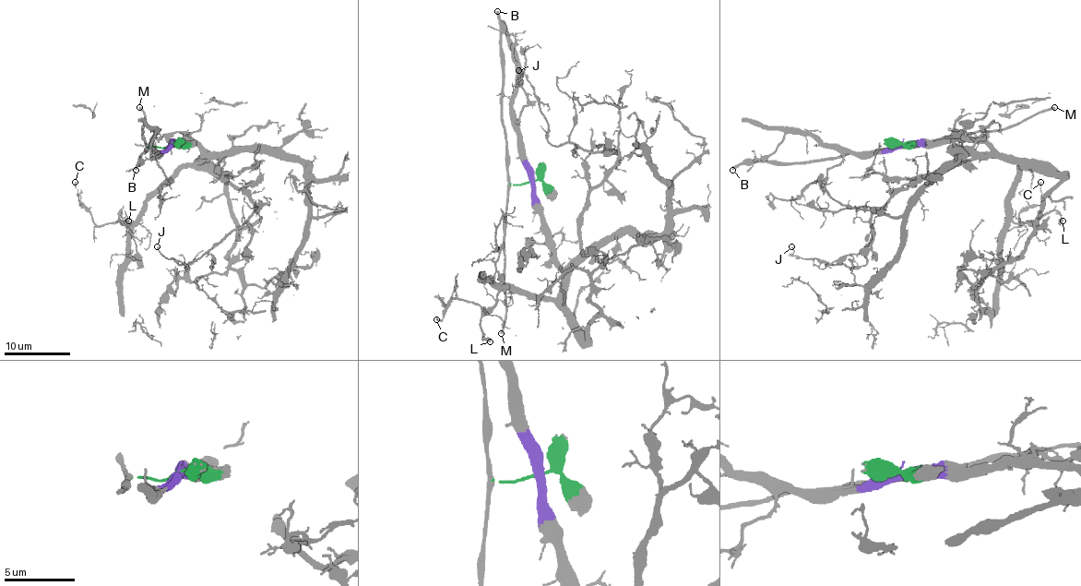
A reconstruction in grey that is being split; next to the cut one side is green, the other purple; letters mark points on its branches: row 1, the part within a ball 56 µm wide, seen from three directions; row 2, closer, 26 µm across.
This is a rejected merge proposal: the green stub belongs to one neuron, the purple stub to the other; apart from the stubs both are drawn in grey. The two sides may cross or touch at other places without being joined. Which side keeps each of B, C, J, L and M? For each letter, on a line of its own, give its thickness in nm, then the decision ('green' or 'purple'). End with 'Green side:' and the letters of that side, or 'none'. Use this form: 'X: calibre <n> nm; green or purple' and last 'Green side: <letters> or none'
B: calibre 320 nm; green
C: calibre 140 nm; purple
J: calibre 130 nm; purple
L: calibre 300 nm; purple
M: calibre 280 nm; green
Green side: B, M

